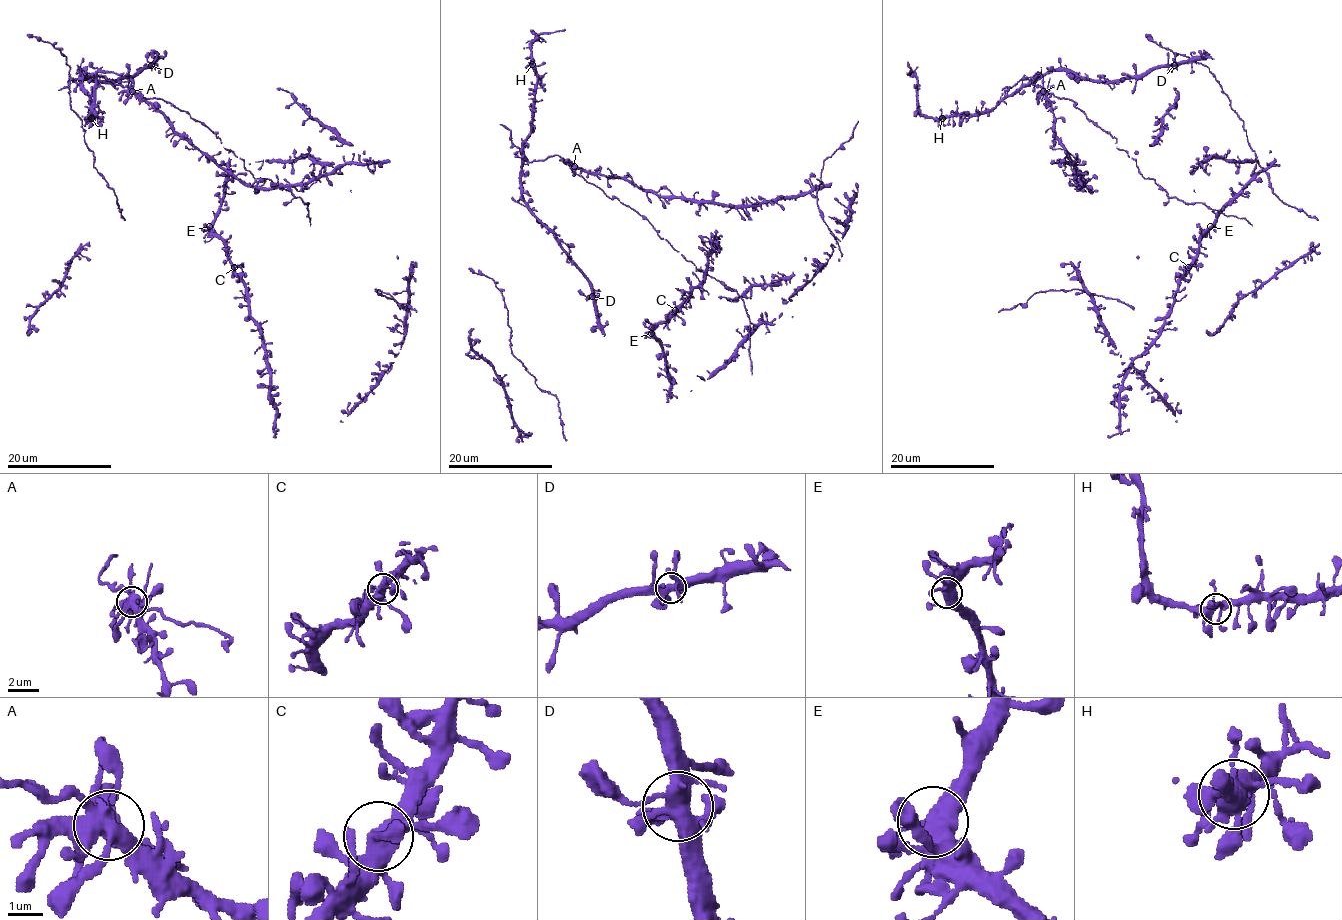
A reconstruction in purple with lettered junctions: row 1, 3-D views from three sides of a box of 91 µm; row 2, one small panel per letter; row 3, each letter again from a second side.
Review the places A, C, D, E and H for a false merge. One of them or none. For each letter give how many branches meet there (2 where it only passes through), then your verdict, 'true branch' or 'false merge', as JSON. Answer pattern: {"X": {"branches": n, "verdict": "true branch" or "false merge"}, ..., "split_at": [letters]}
{"A": {"branches": 9, "verdict": "false merge"}, "C": {"branches": 6, "verdict": "true branch"}, "D": {"branches": 8, "verdict": "true branch"}, "E": {"branches": 5, "verdict": "true branch"}, "H": {"branches": 7, "verdict": "true branch"}, "split_at": ["A"]}

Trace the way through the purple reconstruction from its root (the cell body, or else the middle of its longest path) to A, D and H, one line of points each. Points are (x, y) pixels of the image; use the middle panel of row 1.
A: (656, 231), (633, 209), (617, 198), (609, 198), (597, 187), (587, 183), (574, 171), (574, 166)
D: (656, 231), (633, 209), (587, 183), (558, 155), (524, 162), (522, 197), (588, 282), (592, 296)
H: (656, 231), (633, 209), (587, 183), (558, 155), (526, 161), (523, 142), (530, 133), (536, 82), (532, 64)

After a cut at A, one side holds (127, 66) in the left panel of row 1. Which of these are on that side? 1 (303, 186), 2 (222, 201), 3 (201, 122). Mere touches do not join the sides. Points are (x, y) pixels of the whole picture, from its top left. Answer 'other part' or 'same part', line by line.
1: other part
2: same part
3: same part

